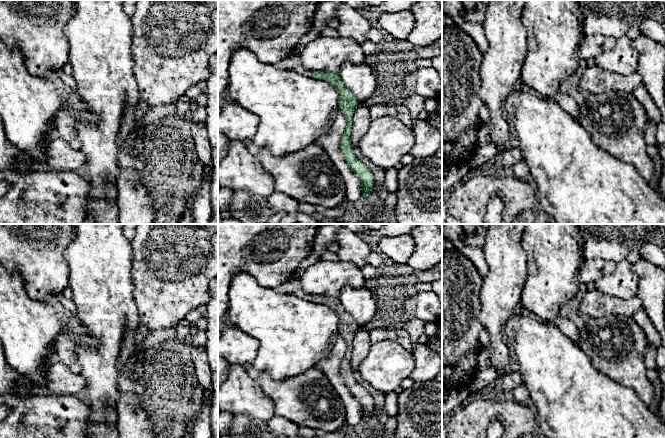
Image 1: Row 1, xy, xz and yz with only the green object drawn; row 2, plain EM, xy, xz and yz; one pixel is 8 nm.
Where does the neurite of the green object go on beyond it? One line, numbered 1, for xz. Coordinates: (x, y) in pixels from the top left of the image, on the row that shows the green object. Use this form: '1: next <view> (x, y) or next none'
1: next xz (292, 62)

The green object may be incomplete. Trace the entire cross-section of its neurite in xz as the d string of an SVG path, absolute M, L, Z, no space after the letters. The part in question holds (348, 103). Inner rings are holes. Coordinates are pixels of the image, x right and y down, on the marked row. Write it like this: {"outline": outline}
{"outline": "M296 54L285 58L276 66L284 70L293 70L310 78L324 80L336 87L340 95L339 111L348 121L348 126L343 133L341 141L341 152L345 155L346 161L351 170L361 181L362 196L368 196L370 193L372 193L372 189L374 187L374 175L371 170L369 170L354 155L350 138L352 133L352 116L355 109L358 107L359 102L355 96L344 86L339 73L309 70L300 63L298 55Z"}

